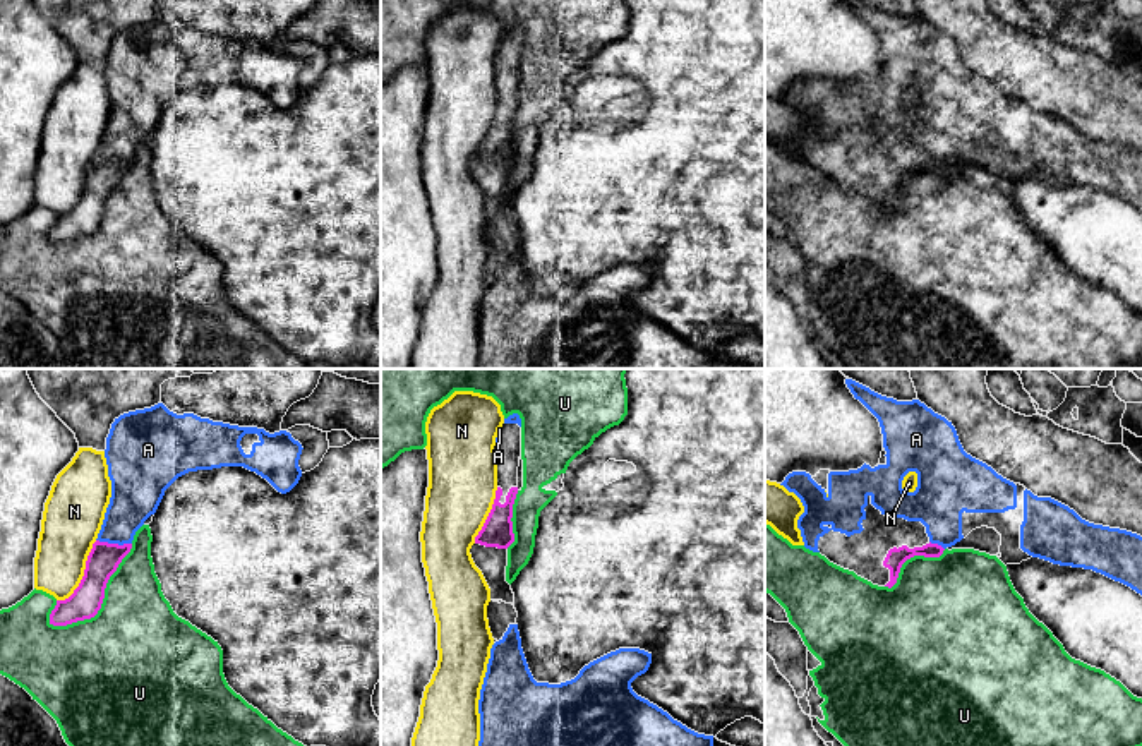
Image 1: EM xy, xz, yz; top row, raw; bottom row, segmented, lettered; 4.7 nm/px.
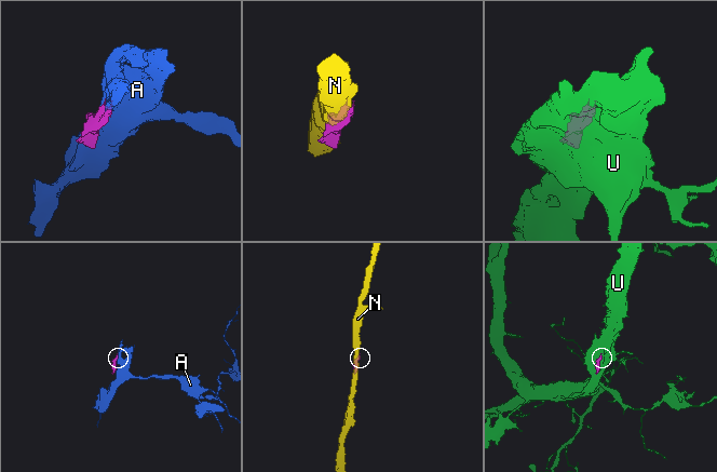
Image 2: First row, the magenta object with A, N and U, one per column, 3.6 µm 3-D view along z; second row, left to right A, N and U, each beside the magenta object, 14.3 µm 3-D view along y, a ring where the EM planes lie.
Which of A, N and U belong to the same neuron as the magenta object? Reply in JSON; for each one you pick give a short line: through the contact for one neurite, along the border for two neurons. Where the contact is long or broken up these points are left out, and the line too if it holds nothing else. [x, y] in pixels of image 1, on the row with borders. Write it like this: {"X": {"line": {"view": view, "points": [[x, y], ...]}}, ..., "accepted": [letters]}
{"accepted": ["A"]}

